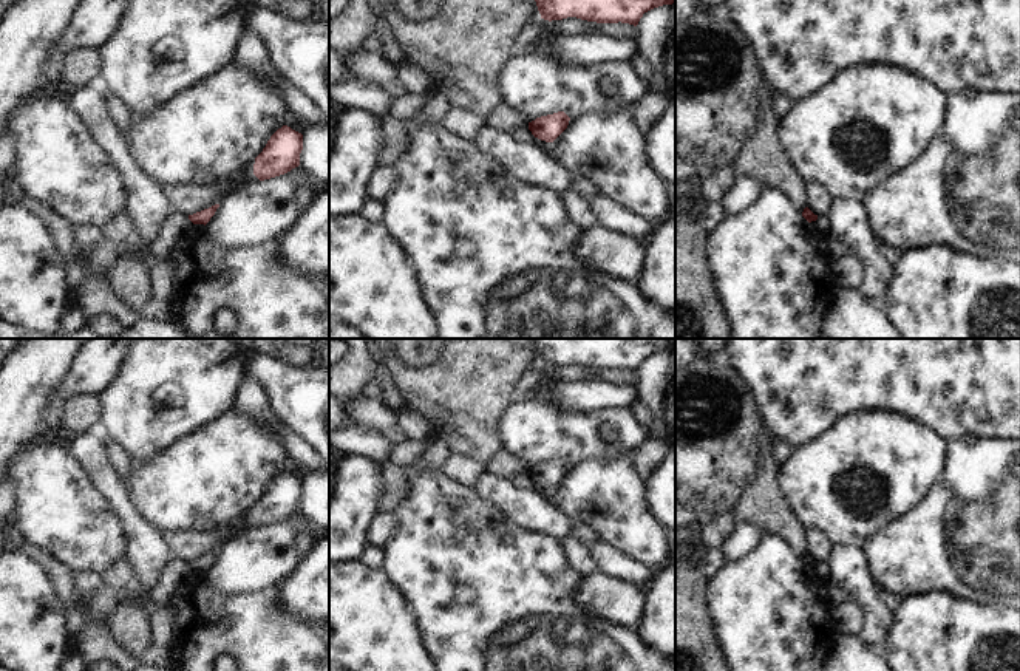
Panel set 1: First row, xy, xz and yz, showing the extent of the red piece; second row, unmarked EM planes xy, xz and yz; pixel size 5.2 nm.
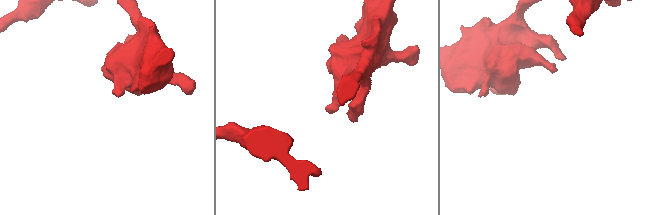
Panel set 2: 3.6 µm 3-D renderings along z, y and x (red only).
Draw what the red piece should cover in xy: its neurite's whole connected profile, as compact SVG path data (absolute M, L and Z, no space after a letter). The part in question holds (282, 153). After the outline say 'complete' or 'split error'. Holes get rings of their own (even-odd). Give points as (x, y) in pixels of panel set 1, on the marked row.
M283 125L270 136L263 152L255 158L253 175L264 181L291 172L300 165L301 150L303 135Z; complete

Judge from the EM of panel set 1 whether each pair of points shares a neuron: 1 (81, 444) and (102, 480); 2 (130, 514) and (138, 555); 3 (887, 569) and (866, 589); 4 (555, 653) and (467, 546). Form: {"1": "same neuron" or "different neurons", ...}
{"1": "same neuron", "2": "same neuron", "3": "different neurons", "4": "same neuron"}

